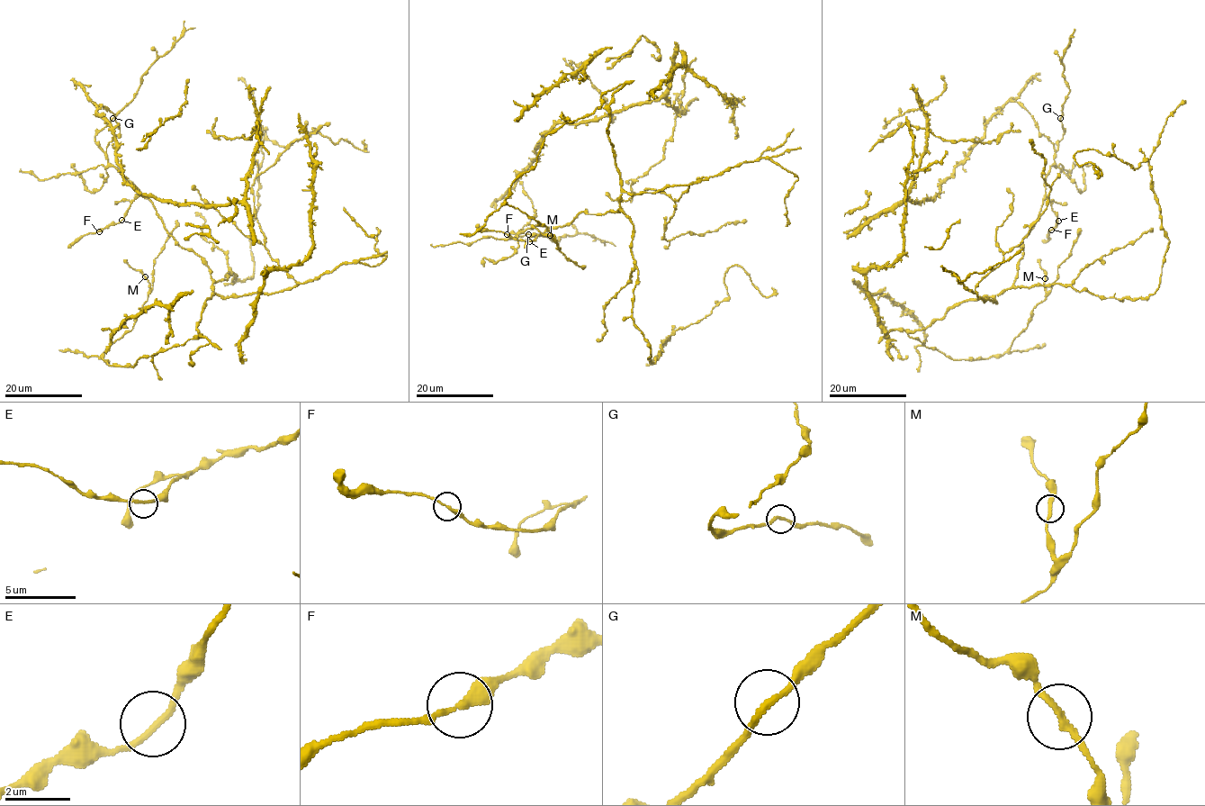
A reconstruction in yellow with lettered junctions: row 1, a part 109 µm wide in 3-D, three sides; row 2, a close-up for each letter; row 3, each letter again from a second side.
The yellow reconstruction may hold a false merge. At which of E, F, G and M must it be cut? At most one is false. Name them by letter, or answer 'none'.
none

